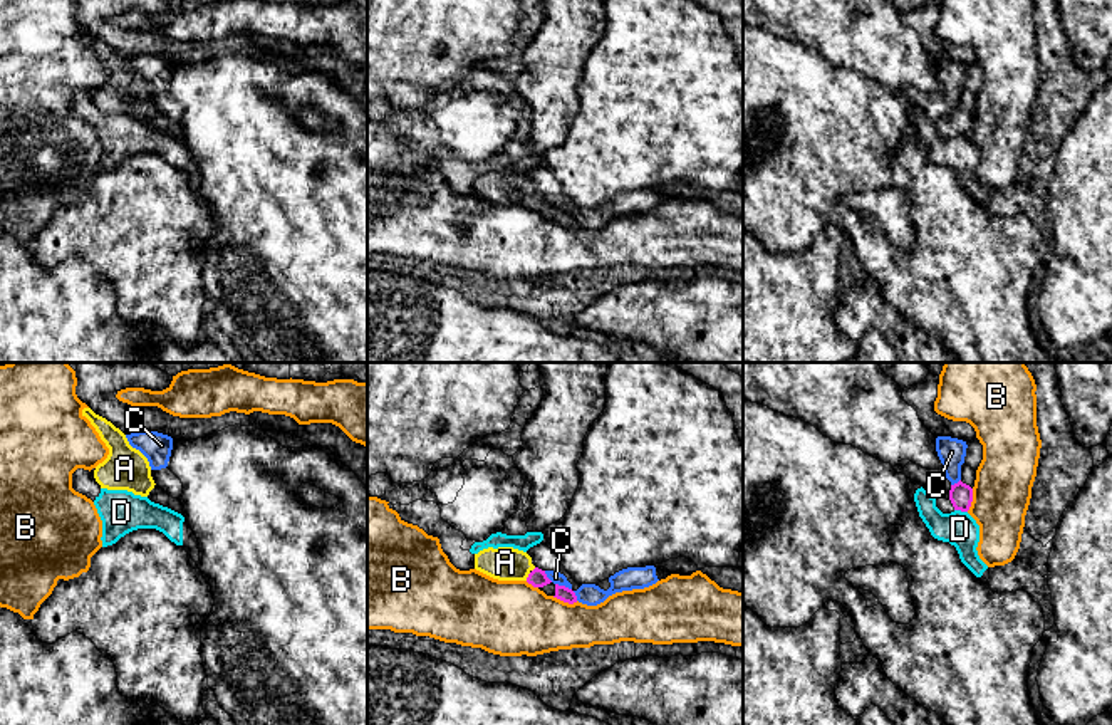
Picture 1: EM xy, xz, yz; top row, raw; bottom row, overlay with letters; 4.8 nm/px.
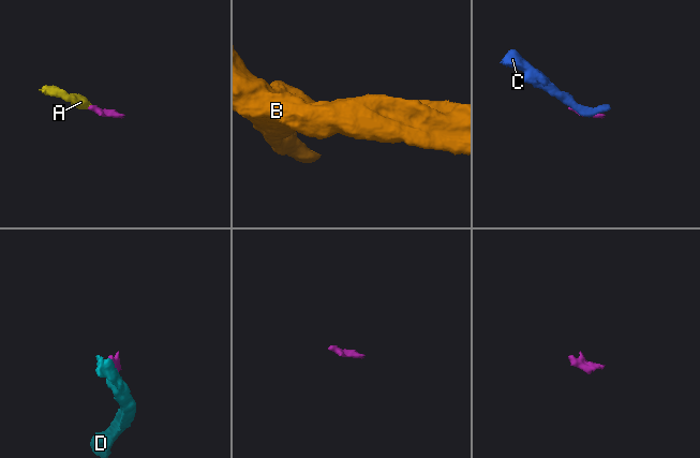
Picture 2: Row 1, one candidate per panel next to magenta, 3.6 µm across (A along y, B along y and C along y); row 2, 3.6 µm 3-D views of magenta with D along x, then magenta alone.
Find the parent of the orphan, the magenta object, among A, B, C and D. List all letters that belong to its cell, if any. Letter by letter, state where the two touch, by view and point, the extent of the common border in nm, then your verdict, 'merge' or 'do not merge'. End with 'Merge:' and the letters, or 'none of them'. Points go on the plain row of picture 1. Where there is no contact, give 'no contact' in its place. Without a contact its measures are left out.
A: meets magenta in xz at (529, 198); contact 80 nm long; merge
B: meets magenta in xz at (566, 225); contact 130 nm long; do not merge
C: meets magenta in xz at (567, 212); contact 140 nm long; do not merge
D: meets magenta in yz at (961, 135); contact 70 nm long; do not merge
Merge: A

